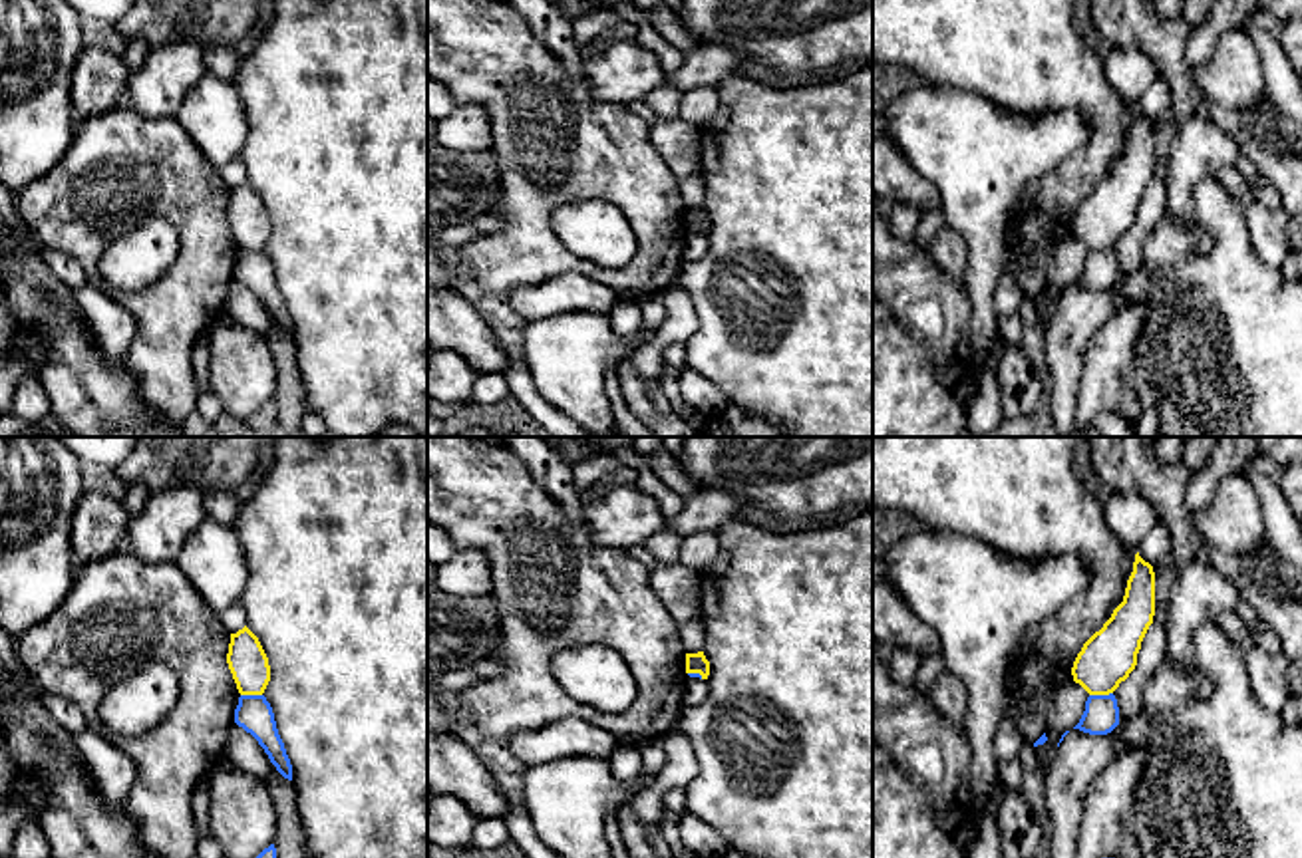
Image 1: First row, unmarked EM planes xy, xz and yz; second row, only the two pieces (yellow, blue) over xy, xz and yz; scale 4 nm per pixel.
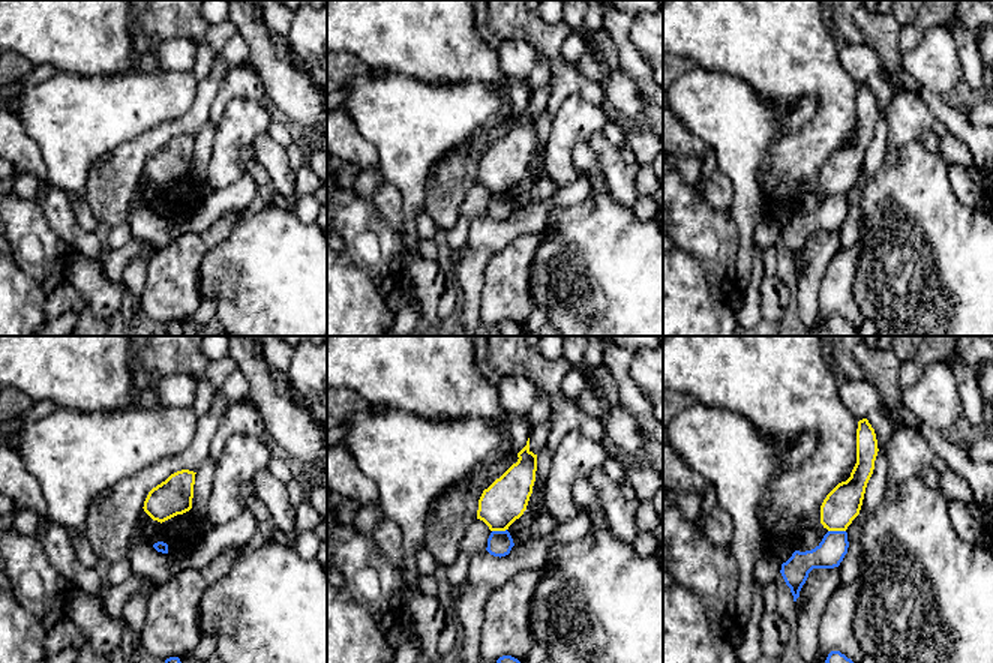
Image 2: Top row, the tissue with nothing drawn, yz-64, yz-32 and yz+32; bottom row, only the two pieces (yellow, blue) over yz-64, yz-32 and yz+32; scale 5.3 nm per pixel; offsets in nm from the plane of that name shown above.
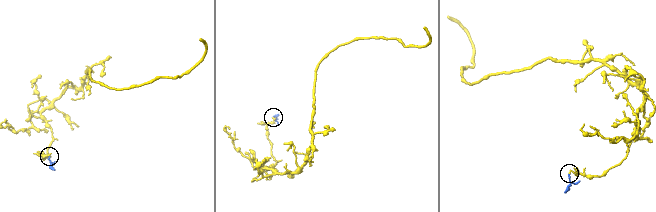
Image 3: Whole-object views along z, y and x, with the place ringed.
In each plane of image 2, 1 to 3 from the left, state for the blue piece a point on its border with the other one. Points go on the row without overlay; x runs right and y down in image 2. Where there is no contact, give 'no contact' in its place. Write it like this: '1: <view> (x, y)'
1: no contact
2: yz-32 (498, 194)
3: yz+32 (837, 194)

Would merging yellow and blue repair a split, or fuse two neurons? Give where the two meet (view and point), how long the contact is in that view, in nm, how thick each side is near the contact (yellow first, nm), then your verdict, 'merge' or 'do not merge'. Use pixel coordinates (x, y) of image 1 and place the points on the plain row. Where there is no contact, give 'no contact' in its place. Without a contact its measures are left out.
contact yz (1100, 249); length 100 nm; calibres 220 and 140 nm; do not merge

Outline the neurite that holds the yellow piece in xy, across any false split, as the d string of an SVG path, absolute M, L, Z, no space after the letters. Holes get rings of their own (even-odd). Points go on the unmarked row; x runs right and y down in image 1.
M246 181L231 189L227 218L241 250L264 248L270 236L268 213Z

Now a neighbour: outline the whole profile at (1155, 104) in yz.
M1161 73L1139 97L1137 107L1145 117L1155 123L1155 163L1165 163L1169 159L1169 145L1175 133L1171 89Z

